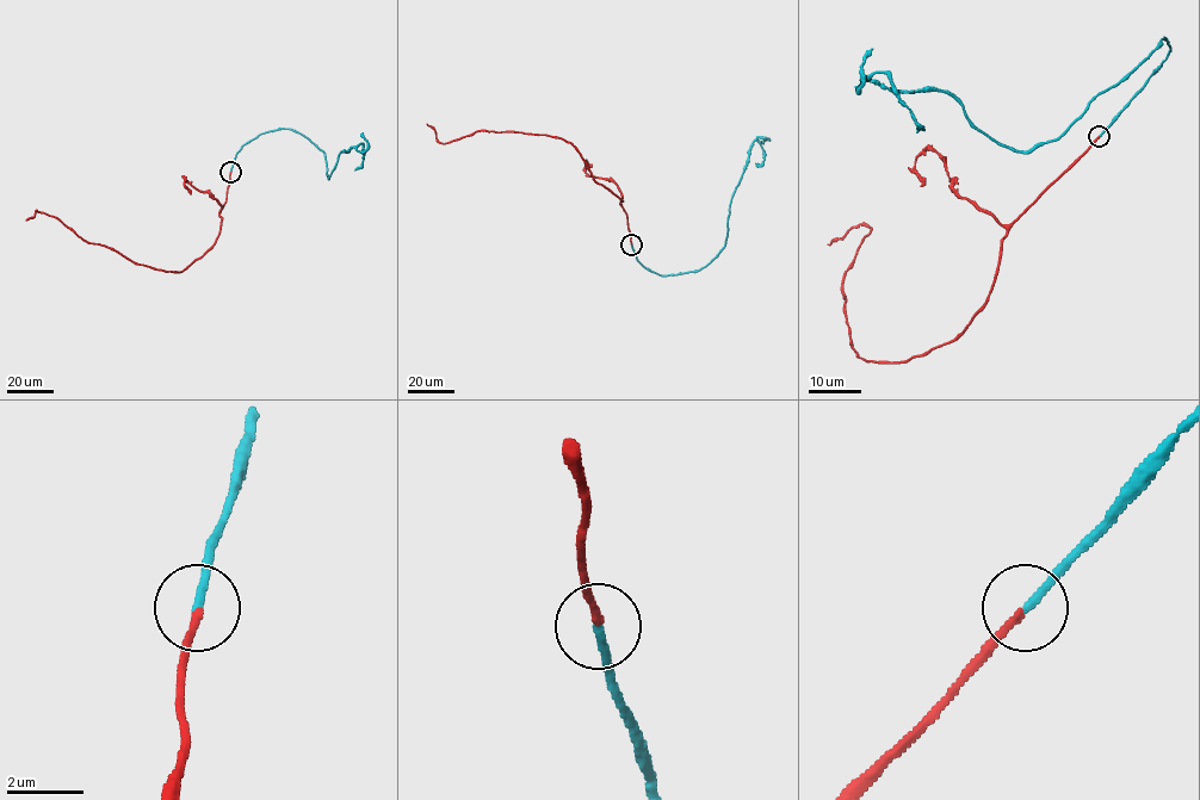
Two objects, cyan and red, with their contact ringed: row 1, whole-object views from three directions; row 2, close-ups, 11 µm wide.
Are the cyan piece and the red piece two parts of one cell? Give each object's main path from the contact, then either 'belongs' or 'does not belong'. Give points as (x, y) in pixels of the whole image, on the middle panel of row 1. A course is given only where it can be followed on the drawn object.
course cyan (631, 243), (637, 260), (661, 276), (706, 265), (724, 245), (731, 197), (758, 141), (764, 160), (755, 163); course red (631, 243), (623, 200), (594, 180), (571, 143), (545, 135), (484, 130), (441, 143), (435, 130), (426, 124); belongs

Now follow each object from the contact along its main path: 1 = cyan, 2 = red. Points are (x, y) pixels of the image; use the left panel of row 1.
1: (230, 172), (243, 144), (280, 129), (323, 153), (328, 179), (340, 154), (362, 143), (354, 169)
2: (230, 172), (216, 242), (183, 271), (135, 264), (115, 250), (84, 241), (43, 212), (37, 211), (25, 219)

